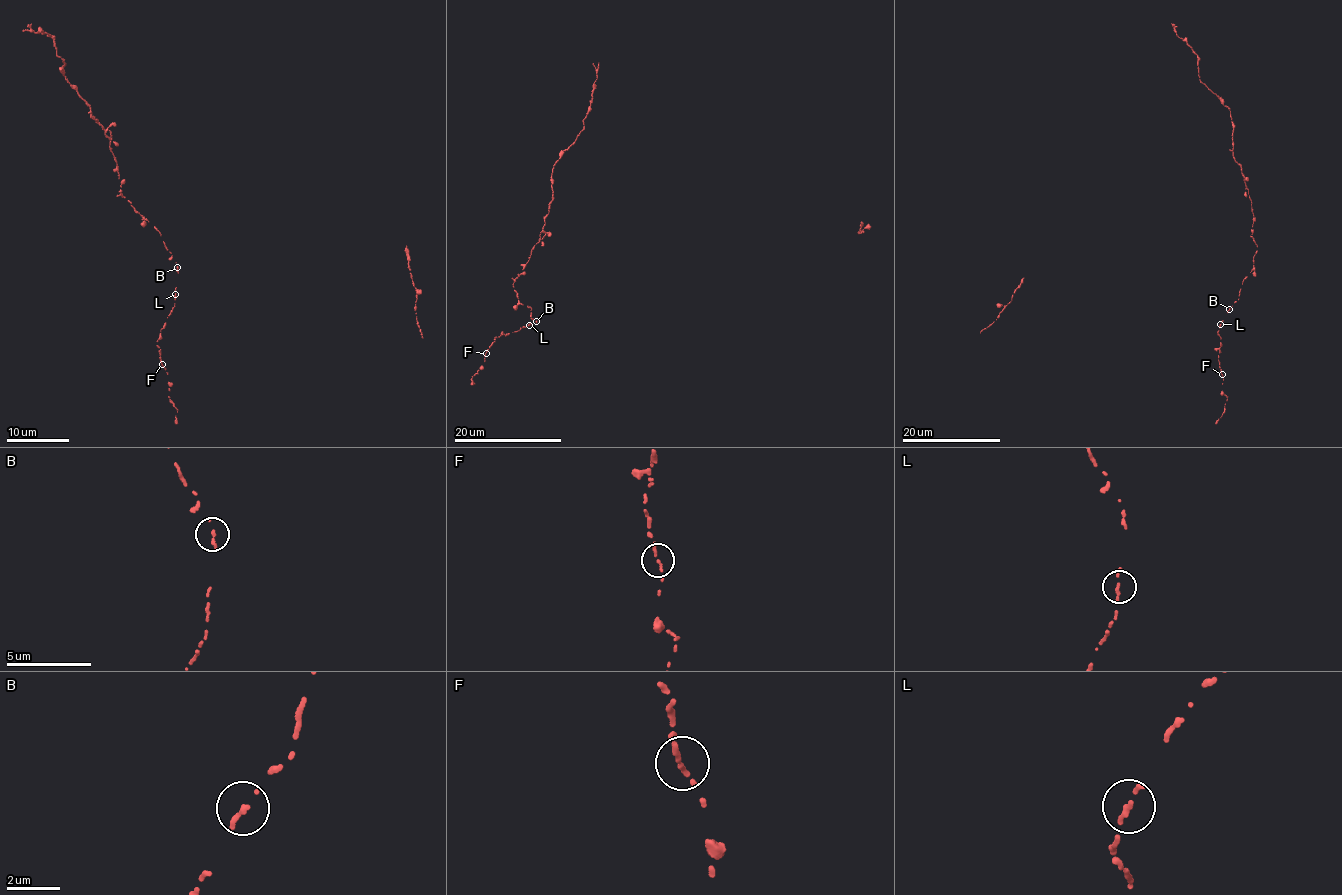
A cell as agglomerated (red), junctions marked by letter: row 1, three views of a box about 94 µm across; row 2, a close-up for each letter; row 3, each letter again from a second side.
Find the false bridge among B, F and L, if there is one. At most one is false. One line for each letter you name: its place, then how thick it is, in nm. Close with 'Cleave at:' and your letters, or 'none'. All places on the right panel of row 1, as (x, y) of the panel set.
Cleave at: none

